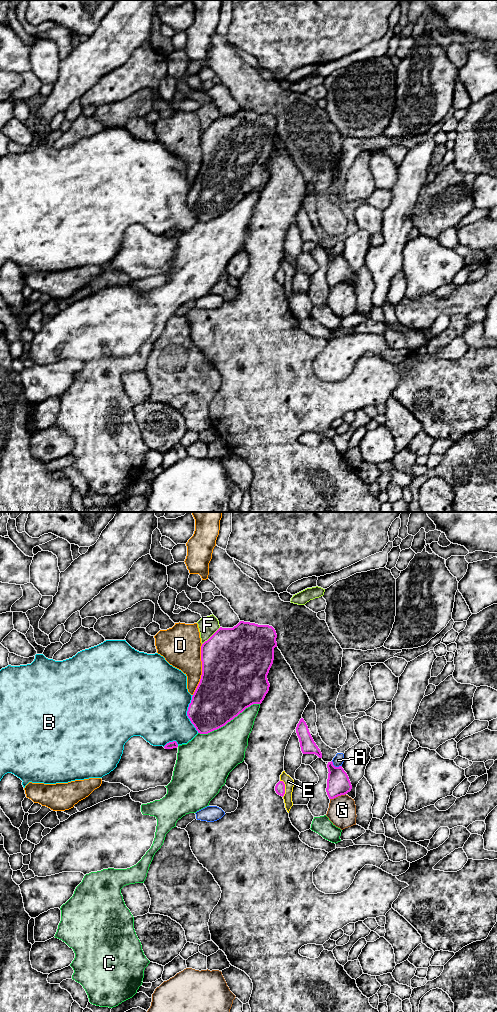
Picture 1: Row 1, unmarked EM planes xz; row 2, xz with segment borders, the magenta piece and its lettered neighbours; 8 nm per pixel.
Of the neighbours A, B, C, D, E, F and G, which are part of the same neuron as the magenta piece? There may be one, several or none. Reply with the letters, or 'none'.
none

